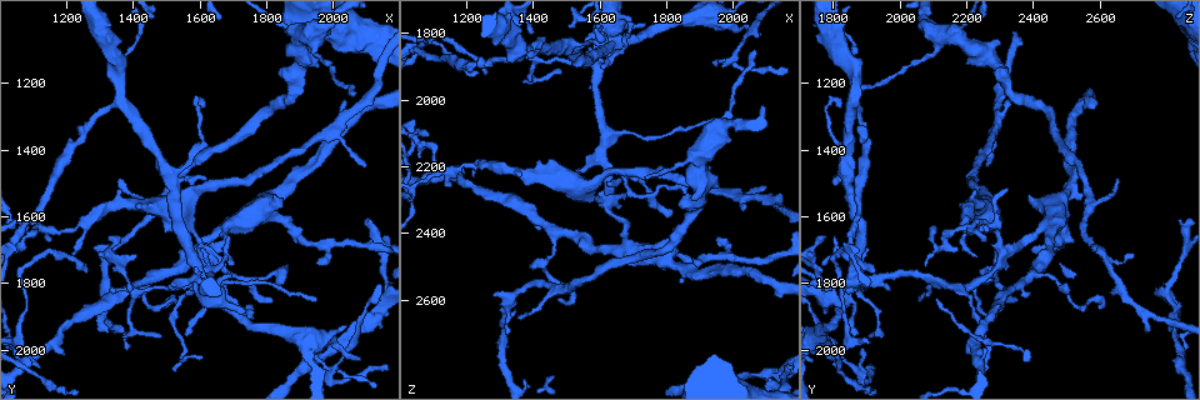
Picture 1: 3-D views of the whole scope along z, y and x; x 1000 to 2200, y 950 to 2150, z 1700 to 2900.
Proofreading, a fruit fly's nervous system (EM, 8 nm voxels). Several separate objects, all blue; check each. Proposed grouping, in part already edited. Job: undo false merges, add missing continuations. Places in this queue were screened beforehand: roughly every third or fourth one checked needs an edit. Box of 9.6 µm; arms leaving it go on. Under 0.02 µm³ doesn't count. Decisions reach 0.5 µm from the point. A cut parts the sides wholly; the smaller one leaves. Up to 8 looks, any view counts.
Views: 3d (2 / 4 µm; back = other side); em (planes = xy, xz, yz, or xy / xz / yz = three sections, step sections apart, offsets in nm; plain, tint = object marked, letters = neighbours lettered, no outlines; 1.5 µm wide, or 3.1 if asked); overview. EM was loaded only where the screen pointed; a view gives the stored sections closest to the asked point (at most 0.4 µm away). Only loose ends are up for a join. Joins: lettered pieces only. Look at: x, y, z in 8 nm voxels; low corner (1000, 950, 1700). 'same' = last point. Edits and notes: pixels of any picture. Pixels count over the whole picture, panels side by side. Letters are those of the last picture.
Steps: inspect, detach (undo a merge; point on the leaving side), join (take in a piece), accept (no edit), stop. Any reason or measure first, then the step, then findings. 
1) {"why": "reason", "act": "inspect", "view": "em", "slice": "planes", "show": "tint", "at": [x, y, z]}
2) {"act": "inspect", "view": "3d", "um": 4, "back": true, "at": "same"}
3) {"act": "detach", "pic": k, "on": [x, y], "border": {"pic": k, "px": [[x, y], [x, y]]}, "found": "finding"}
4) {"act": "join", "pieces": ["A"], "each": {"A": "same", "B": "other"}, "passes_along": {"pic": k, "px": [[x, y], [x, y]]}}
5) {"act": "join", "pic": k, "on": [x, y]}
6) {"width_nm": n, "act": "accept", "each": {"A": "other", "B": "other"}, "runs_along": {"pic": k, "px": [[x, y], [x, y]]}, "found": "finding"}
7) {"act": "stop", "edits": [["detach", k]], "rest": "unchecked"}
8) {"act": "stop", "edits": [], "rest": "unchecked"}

{"why": "an open end", "act": "inspect", "view": "3d", "um": 2, "back": true, "at": [1330, 1810, 1840]}

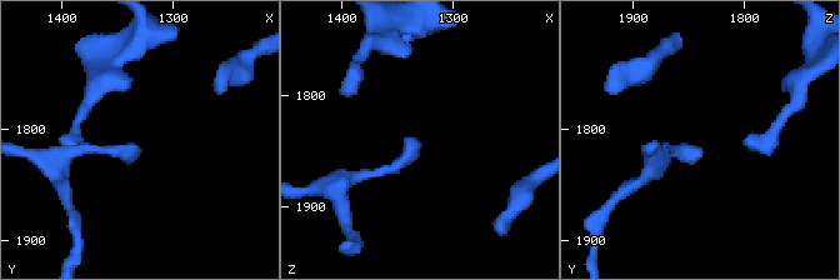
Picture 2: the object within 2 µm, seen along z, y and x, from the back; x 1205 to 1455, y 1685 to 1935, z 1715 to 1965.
{"why": "shape alone is not enough", "act": "inspect", "view": "em", "slice": "yz", "step": 4, "show": "tint", "at": [1334, 1818, 1842]}

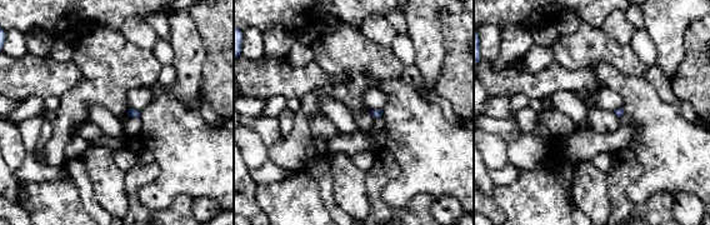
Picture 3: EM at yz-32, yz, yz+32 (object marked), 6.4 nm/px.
{"why": "cut it another way", "act": "inspect", "view": "em", "slice": "planes", "show": "letters", "at": "same"}

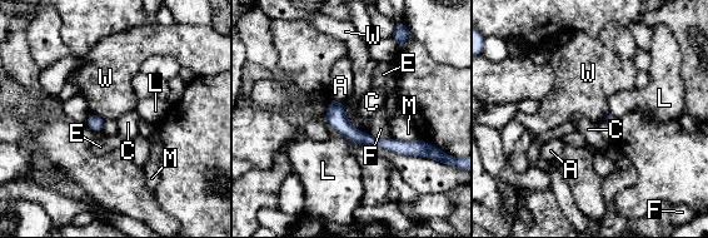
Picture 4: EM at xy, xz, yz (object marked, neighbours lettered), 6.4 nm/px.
{"longest_contact_nm": ["F", 180], "act": "accept", "each": {"A": "other", "C": "other", "E": "other", "F": "other", "L": "other", "M": "other", "W": "other"}, "border": {"pic": 4, "px": [[348, 119], [355, 128], [365, 132]]}, "found": "none of them fits"}

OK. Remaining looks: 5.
{"why": "thin end", "act": "inspect", "view": "em", "slice": "xz", "step": 8, "show": "tint", "at": [1550, 1950, 1860]}

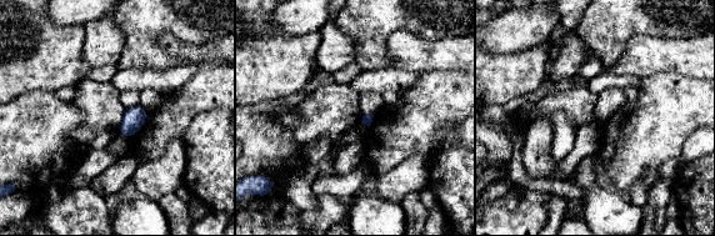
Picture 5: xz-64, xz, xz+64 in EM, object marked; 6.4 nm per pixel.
{"act": "inspect", "view": "em", "slice": "planes", "show": "letters", "at": "same"}

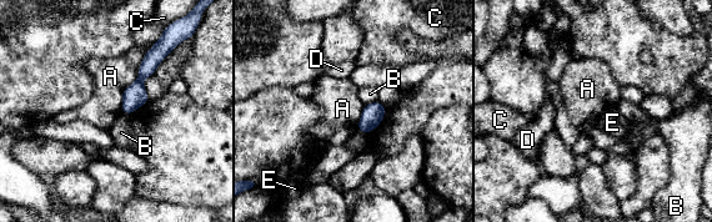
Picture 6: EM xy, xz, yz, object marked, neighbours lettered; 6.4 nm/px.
{"act": "accept", "each": {"A": "other", "B": "other", "C": "other", "D": "other", "E": "other"}, "border": {"pic": 6, "px": [[153, 45], [123, 92], [120, 111]]}, "found": "none of them fits"}

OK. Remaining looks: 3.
{"why": "free end", "act": "inspect", "view": "em", "slice": "xz", "step": 8, "show": "tint", "at": [2070, 1220, 1850]}

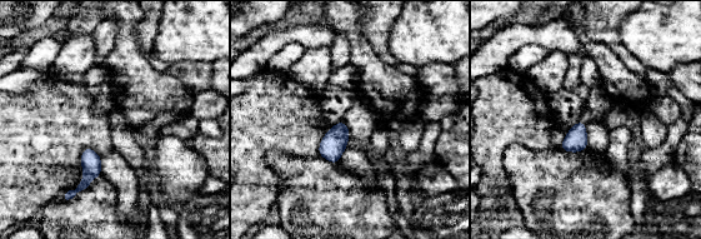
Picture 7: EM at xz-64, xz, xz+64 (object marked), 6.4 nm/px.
{"act": "inspect", "view": "em", "slice": "planes", "show": "letters", "at": "same"}

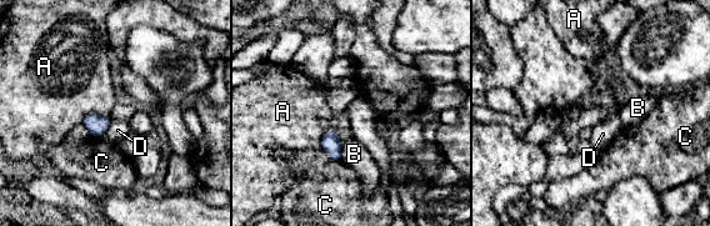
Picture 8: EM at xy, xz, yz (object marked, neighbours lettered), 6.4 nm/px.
{"act": "accept", "each": {"A": "other", "B": "other", "C": "other", "D": "other"}, "border": {"pic": 8, "px": [[343, 142], [330, 129], [320, 147]]}, "found": "none of them fits"}

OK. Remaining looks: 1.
{"act": "stop", "edits": [], "rest": "unchecked"}

